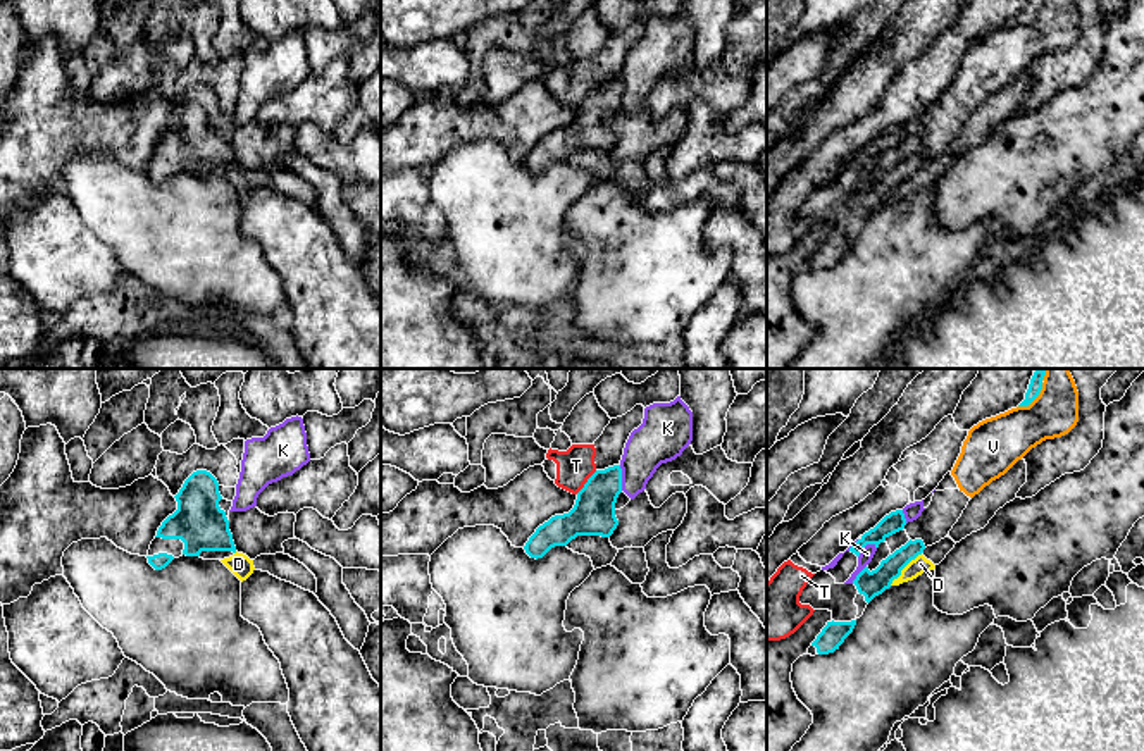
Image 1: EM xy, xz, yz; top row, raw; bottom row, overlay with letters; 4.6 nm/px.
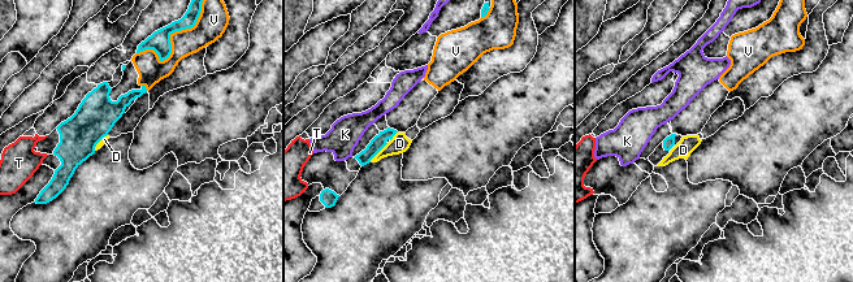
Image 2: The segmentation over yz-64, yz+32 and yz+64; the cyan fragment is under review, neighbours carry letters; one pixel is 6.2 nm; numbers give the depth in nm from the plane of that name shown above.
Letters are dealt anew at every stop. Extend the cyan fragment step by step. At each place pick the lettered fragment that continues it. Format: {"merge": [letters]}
{"merge": []}

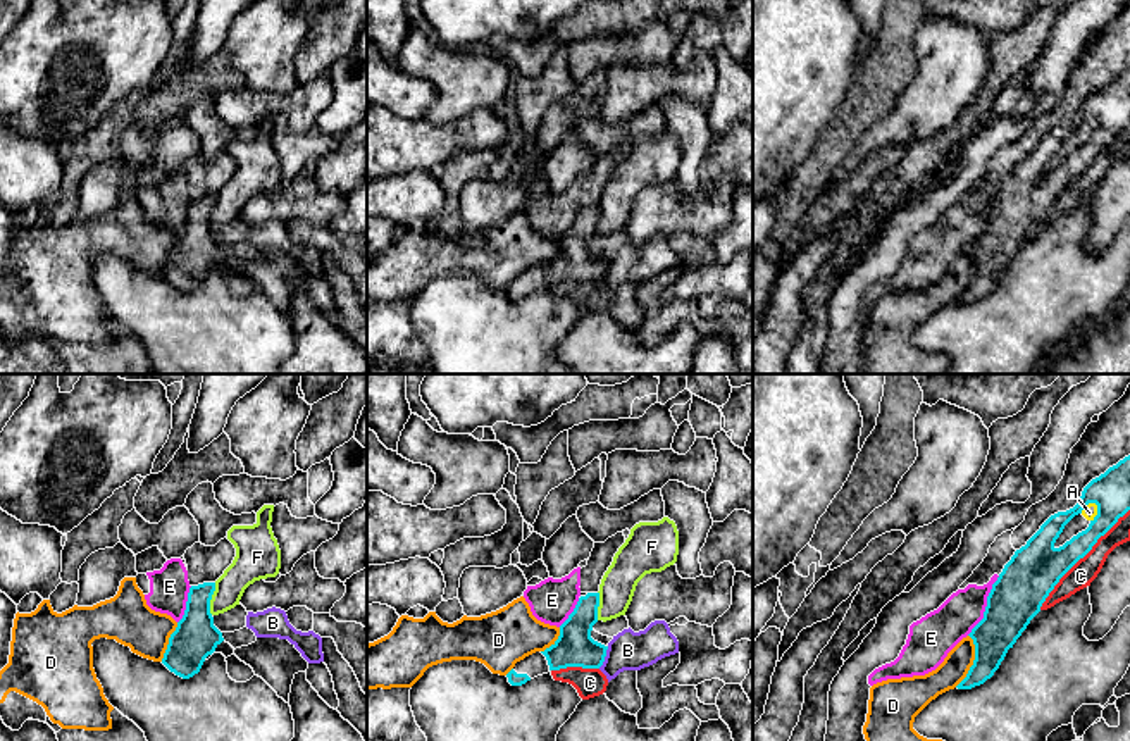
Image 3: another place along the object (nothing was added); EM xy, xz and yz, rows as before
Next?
{"merge": []}

